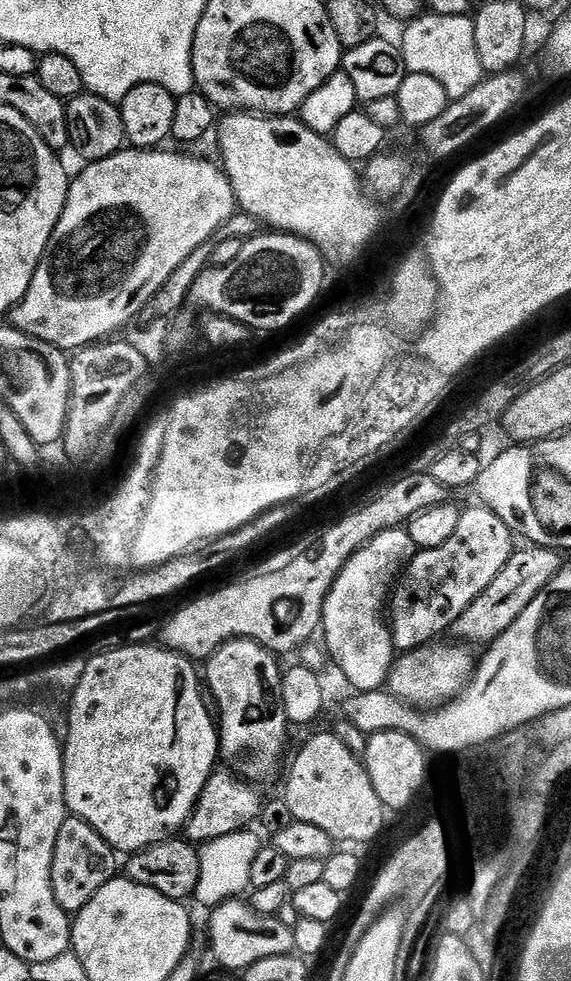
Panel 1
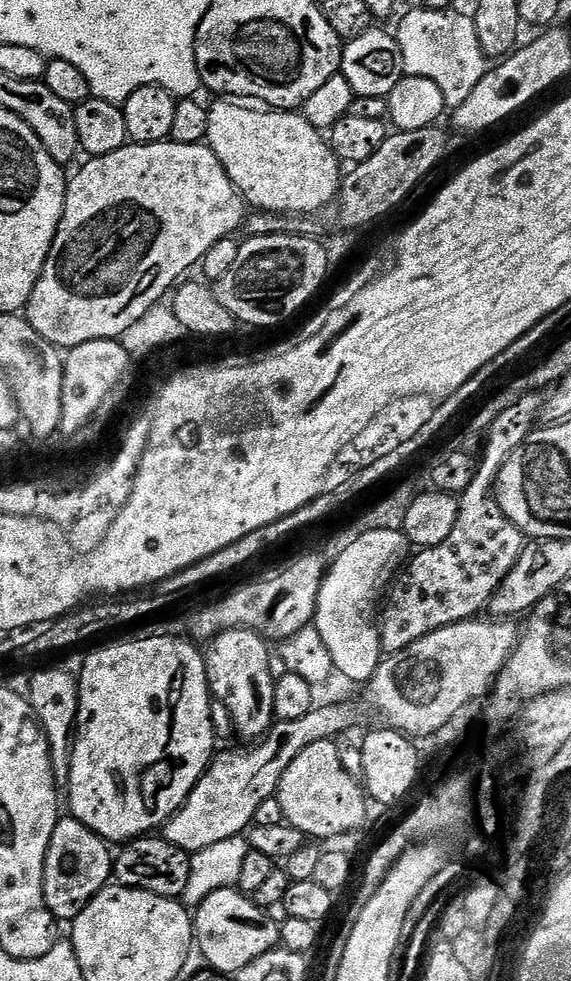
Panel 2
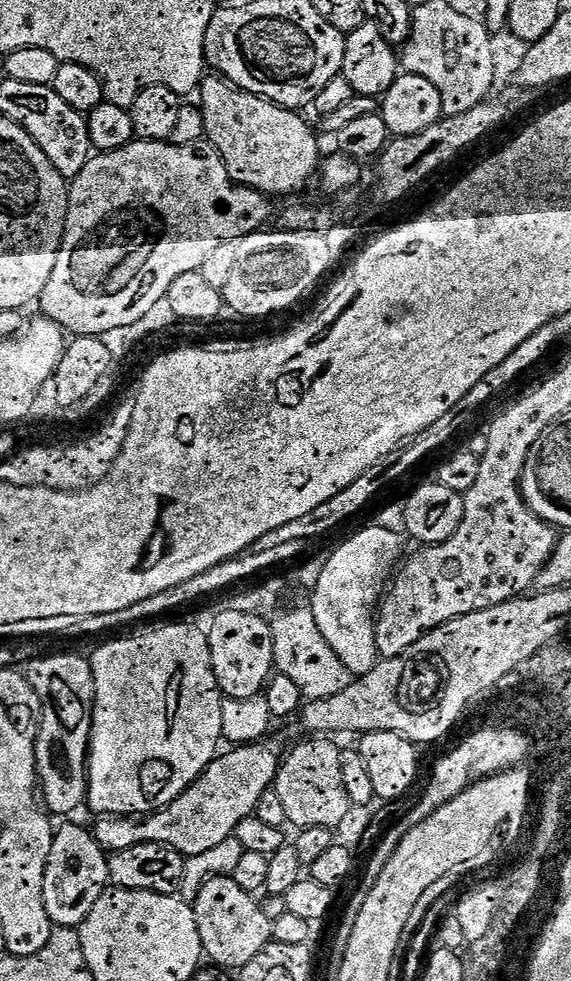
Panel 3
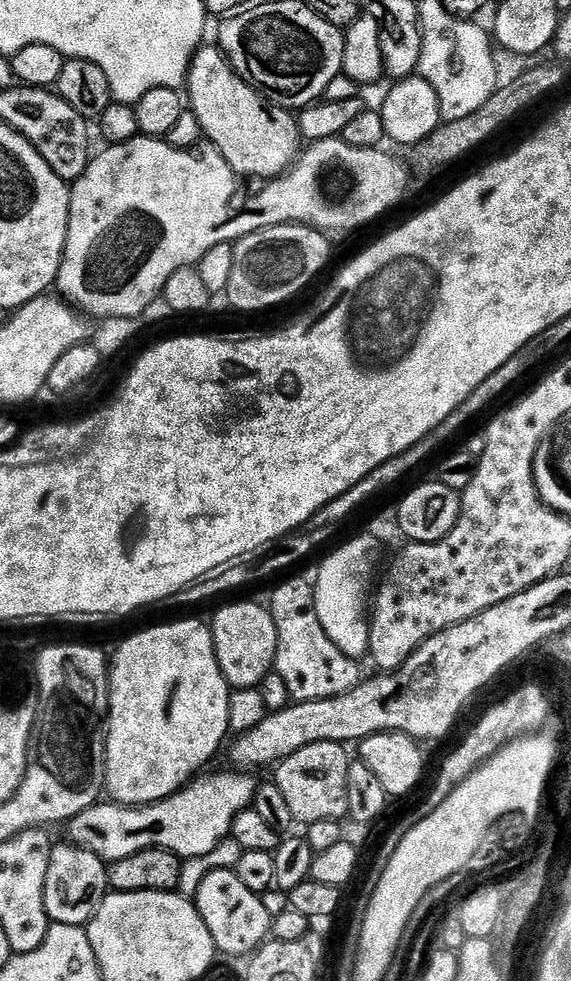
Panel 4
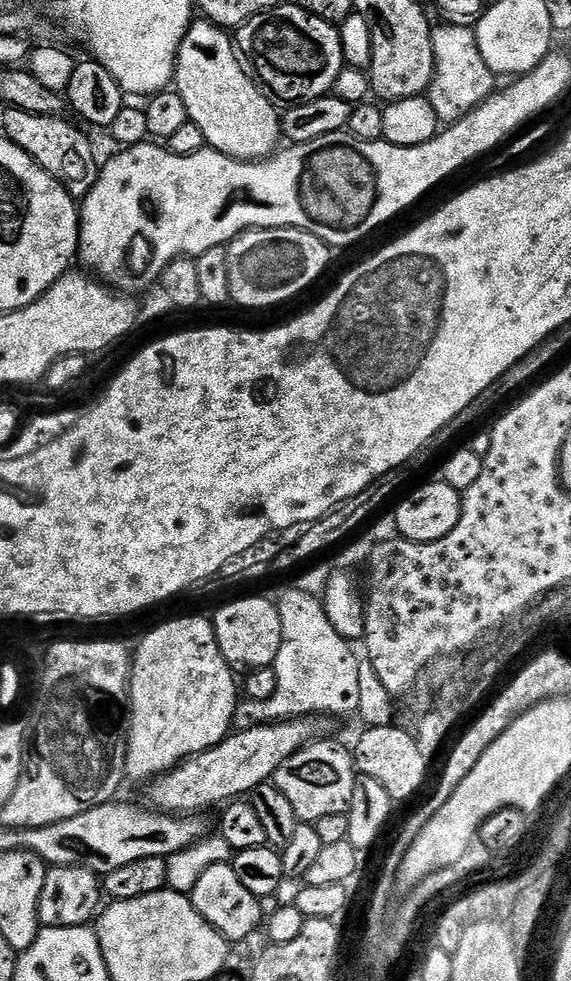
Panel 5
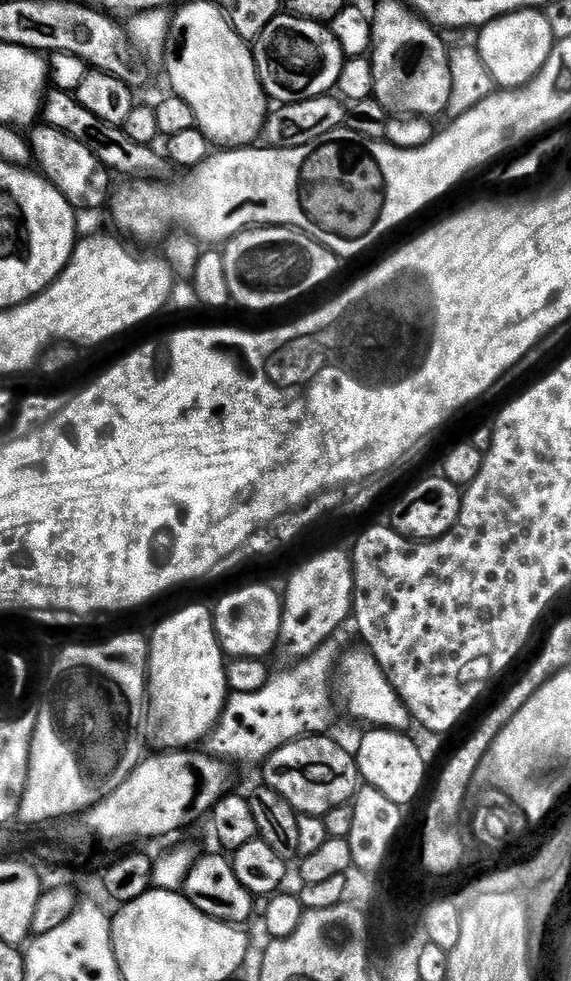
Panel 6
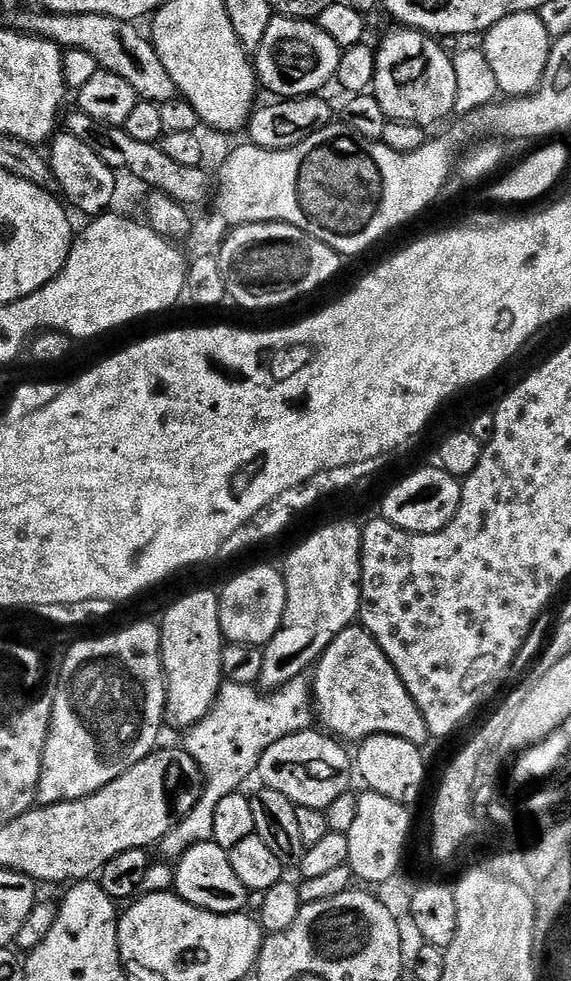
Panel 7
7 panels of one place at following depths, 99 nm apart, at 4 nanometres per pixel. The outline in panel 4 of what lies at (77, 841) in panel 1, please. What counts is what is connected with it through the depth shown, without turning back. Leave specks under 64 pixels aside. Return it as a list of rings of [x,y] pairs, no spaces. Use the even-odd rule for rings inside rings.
[[[71,846],[53,847],[50,862],[46,866],[46,886],[44,887],[44,909],[49,921],[53,924],[69,924],[70,926],[84,926],[96,913],[96,907],[102,903],[110,889],[108,887],[108,864],[100,860],[88,850]]]

